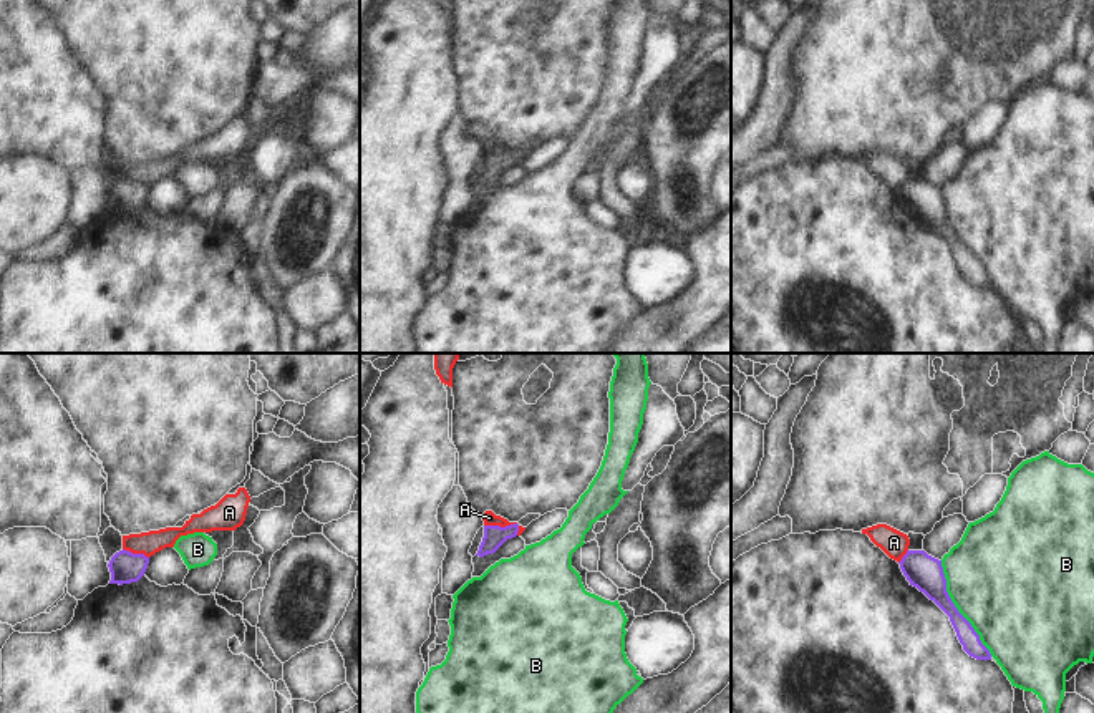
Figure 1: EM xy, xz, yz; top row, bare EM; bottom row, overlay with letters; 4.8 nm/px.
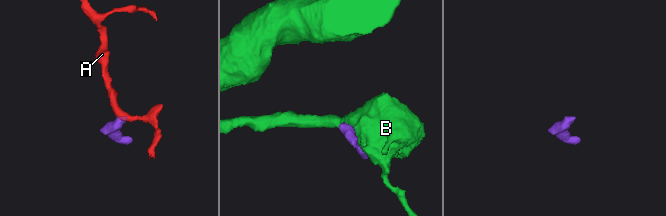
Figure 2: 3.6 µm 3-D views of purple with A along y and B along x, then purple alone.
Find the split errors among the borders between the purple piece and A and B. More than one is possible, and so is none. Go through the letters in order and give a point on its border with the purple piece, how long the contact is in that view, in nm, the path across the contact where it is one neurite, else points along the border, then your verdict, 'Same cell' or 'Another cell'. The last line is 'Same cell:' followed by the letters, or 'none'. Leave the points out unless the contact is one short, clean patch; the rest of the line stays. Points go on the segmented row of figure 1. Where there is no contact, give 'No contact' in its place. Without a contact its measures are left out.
A: Touches purple at xz (506, 526). Shared border 180 nm. Boundary: xz (484, 524), (516, 524), (519, 531). Another cell
B: Touches purple at yz (957, 609). Shared border 550 nm. Another cell
Same cell: none.

